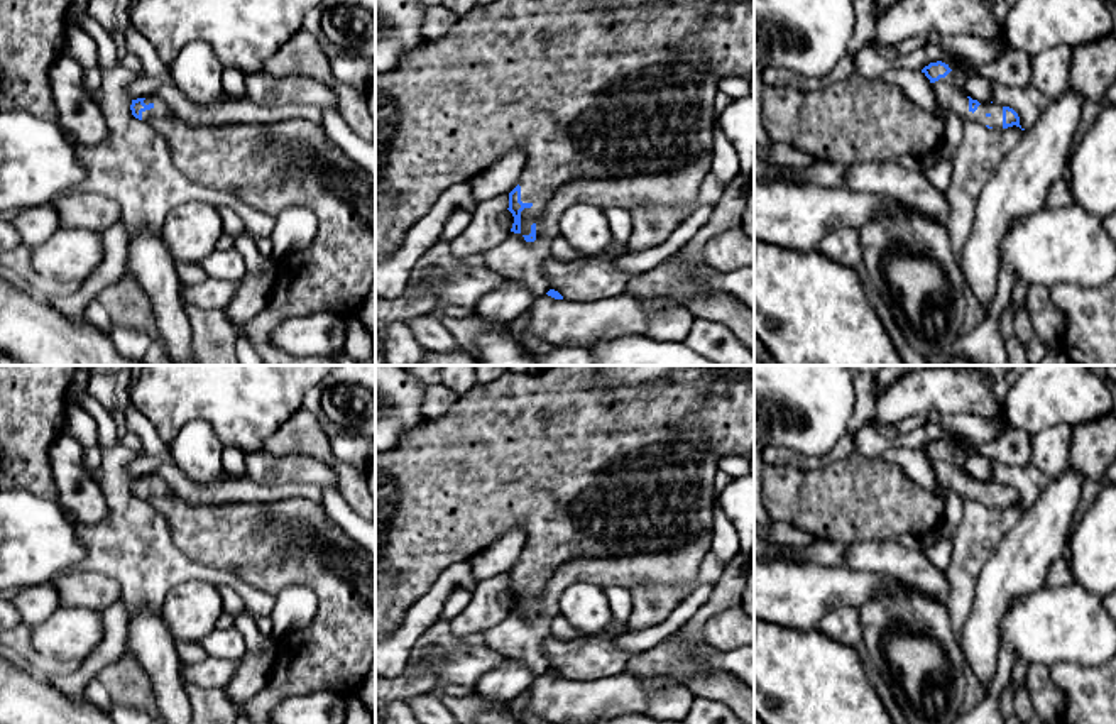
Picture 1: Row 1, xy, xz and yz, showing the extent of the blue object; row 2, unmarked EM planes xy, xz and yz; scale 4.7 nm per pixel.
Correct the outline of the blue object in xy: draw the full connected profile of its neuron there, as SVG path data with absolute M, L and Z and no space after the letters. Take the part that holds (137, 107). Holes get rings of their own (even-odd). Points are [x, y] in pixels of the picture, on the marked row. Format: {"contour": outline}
{"contour": "M159 95L132 100L130 110L166 139L172 162L193 183L232 193L269 217L301 206L318 218L313 244L281 261L281 284L274 286L269 304L245 325L245 332L264 365L338 365L326 355L279 352L271 345L271 337L289 318L309 313L357 315L364 304L375 284L375 176L347 156L320 122L294 118L193 127Z"}

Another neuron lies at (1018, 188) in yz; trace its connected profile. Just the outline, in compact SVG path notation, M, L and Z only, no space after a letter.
M1067 90L1025 129L1018 145L982 188L960 269L967 293L991 308L1001 276L1001 240L1009 227L1045 206L1050 186L1064 176L1086 98Z

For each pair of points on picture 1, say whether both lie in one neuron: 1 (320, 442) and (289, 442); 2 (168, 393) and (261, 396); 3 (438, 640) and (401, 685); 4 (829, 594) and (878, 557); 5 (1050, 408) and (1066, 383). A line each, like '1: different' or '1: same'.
1: same
2: same
3: same
4: different
5: same

